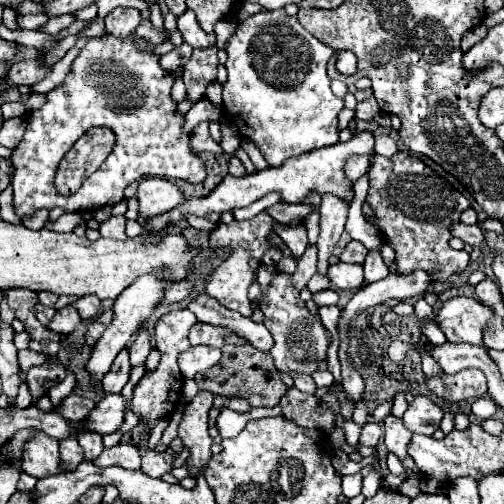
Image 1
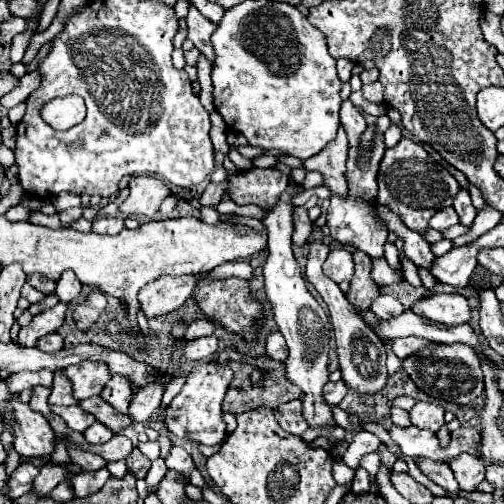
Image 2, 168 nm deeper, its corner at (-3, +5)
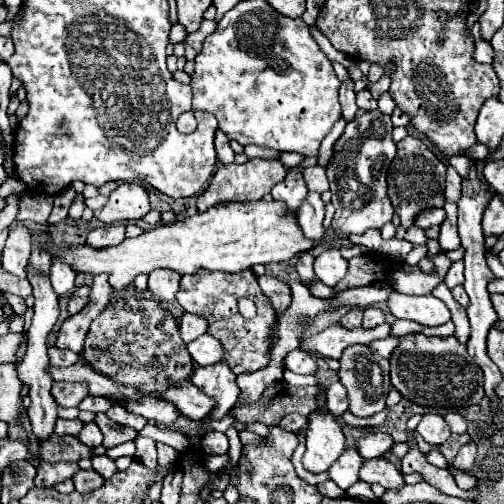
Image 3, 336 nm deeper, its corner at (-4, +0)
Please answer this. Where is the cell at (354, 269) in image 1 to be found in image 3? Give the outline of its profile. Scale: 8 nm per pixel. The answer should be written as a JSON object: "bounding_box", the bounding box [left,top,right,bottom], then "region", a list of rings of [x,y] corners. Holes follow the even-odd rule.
{"bounding_box":[314,249,348,287],"region":[[[338,249],[322,251],[320,255],[316,255],[314,273],[316,273],[318,281],[322,281],[324,285],[334,287],[348,273],[348,261],[340,255]]]}

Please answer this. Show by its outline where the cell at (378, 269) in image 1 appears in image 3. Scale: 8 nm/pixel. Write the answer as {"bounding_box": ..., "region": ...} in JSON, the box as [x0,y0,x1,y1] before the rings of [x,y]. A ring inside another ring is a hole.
{"bounding_box":[326,111,396,237],"region":[[[370,111],[346,125],[340,143],[336,143],[336,155],[326,169],[332,205],[336,209],[332,229],[338,237],[364,235],[368,229],[382,229],[392,221],[394,211],[386,195],[386,173],[394,155],[396,145],[392,141],[392,121],[388,115]]]}

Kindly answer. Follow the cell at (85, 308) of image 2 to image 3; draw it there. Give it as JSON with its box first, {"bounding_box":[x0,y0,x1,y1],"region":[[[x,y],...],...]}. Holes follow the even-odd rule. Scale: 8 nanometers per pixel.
{"bounding_box":[68,285,90,315],"region":[[[84,285],[84,287],[78,287],[78,289],[72,293],[70,303],[68,303],[70,315],[76,315],[78,311],[82,311],[82,309],[86,307],[88,299],[90,299],[90,287],[86,287],[86,285]]]}

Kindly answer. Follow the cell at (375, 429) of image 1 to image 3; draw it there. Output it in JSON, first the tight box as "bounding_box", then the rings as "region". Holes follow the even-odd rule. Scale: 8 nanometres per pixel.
{"bounding_box":[328,445,364,489],"region":[[[356,445],[354,447],[348,447],[340,459],[328,469],[330,473],[330,479],[340,487],[340,489],[348,489],[352,487],[356,481],[358,481],[358,471],[364,463],[364,457],[360,455],[360,451],[356,451]]]}

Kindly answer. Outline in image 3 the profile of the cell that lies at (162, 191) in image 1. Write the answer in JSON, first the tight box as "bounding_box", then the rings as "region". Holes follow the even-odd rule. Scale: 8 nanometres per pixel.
{"bounding_box":[94,183,150,225],"region":[[[120,183],[118,189],[108,197],[108,203],[96,211],[94,217],[106,225],[116,225],[120,221],[142,219],[150,209],[150,197],[142,185]]]}

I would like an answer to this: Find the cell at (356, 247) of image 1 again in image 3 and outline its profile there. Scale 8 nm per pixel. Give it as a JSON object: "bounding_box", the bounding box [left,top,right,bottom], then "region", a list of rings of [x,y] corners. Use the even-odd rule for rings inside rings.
{"bounding_box":[340,307,364,329],"region":[[[352,307],[350,313],[346,313],[346,315],[340,319],[340,325],[346,327],[346,329],[360,327],[360,325],[362,325],[362,317],[364,317],[364,309],[360,309],[360,307]]]}

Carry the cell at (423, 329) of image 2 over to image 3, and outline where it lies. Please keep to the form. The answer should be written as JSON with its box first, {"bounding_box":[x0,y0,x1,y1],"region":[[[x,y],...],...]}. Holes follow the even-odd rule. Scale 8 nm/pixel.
{"bounding_box":[302,323,390,359],"region":[[[382,323],[382,325],[370,327],[370,329],[364,329],[364,327],[344,329],[340,325],[334,325],[318,335],[306,337],[302,347],[304,349],[318,349],[318,353],[324,355],[326,359],[340,359],[342,351],[348,345],[354,345],[360,341],[372,343],[376,339],[386,339],[386,337],[390,337],[390,323]]]}

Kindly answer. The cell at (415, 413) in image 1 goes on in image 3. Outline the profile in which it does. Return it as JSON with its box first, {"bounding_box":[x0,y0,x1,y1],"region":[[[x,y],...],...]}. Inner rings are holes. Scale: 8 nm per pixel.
{"bounding_box":[416,415,450,447],"region":[[[424,415],[416,427],[416,433],[432,447],[442,445],[450,437],[450,429],[442,415]]]}

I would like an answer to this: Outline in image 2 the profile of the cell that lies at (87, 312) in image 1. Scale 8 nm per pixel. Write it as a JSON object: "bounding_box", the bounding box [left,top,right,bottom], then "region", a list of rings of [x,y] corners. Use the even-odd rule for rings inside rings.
{"bounding_box":[55,270,81,302],"region":[[[65,270],[59,276],[59,282],[55,282],[55,284],[57,284],[55,294],[57,294],[57,298],[61,302],[73,302],[81,294],[81,282],[75,278],[75,274],[71,270]]]}

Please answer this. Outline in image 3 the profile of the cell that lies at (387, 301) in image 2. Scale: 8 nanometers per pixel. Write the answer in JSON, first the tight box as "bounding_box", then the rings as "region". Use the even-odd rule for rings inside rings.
{"bounding_box":[362,307,386,327],"region":[[[368,307],[368,309],[364,311],[362,327],[376,327],[376,325],[380,325],[380,323],[384,323],[384,321],[386,321],[384,311],[380,311],[380,309],[376,309],[376,307]]]}

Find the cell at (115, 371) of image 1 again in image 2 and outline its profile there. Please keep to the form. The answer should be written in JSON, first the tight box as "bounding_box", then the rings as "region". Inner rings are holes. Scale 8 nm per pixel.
{"bounding_box":[101,374,133,414],"region":[[[119,374],[111,376],[111,382],[107,382],[107,386],[101,390],[101,398],[121,414],[127,414],[131,394],[133,394],[133,390],[129,386],[129,380],[121,378]]]}

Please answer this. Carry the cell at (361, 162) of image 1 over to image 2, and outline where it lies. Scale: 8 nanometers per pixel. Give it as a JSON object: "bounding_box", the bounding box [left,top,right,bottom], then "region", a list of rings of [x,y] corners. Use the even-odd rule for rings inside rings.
{"bounding_box":[339,100,367,146],"region":[[[345,100],[341,104],[341,110],[339,110],[339,118],[341,118],[341,126],[345,128],[347,136],[349,136],[349,144],[351,146],[357,146],[359,144],[359,136],[365,132],[367,128],[367,122],[363,118],[363,114],[351,104],[351,100]]]}

